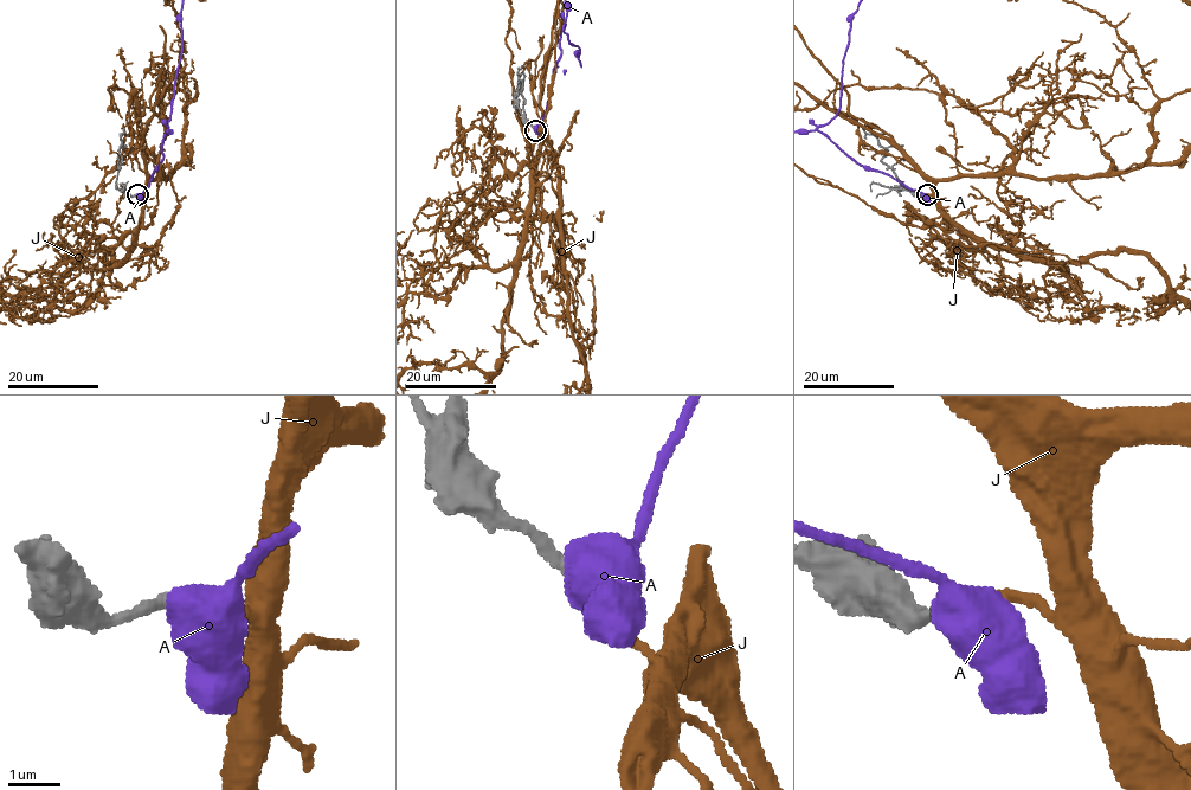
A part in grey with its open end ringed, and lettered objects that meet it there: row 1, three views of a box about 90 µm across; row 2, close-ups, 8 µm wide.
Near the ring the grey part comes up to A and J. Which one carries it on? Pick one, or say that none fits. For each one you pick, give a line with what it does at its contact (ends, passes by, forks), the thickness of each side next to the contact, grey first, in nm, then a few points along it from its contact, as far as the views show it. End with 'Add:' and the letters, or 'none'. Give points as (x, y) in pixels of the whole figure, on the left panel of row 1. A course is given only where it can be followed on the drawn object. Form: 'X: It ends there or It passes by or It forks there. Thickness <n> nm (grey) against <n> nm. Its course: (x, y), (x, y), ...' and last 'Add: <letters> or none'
J: It ends there. Thickness 200 nm (grey) against 180 nm
Add: J

